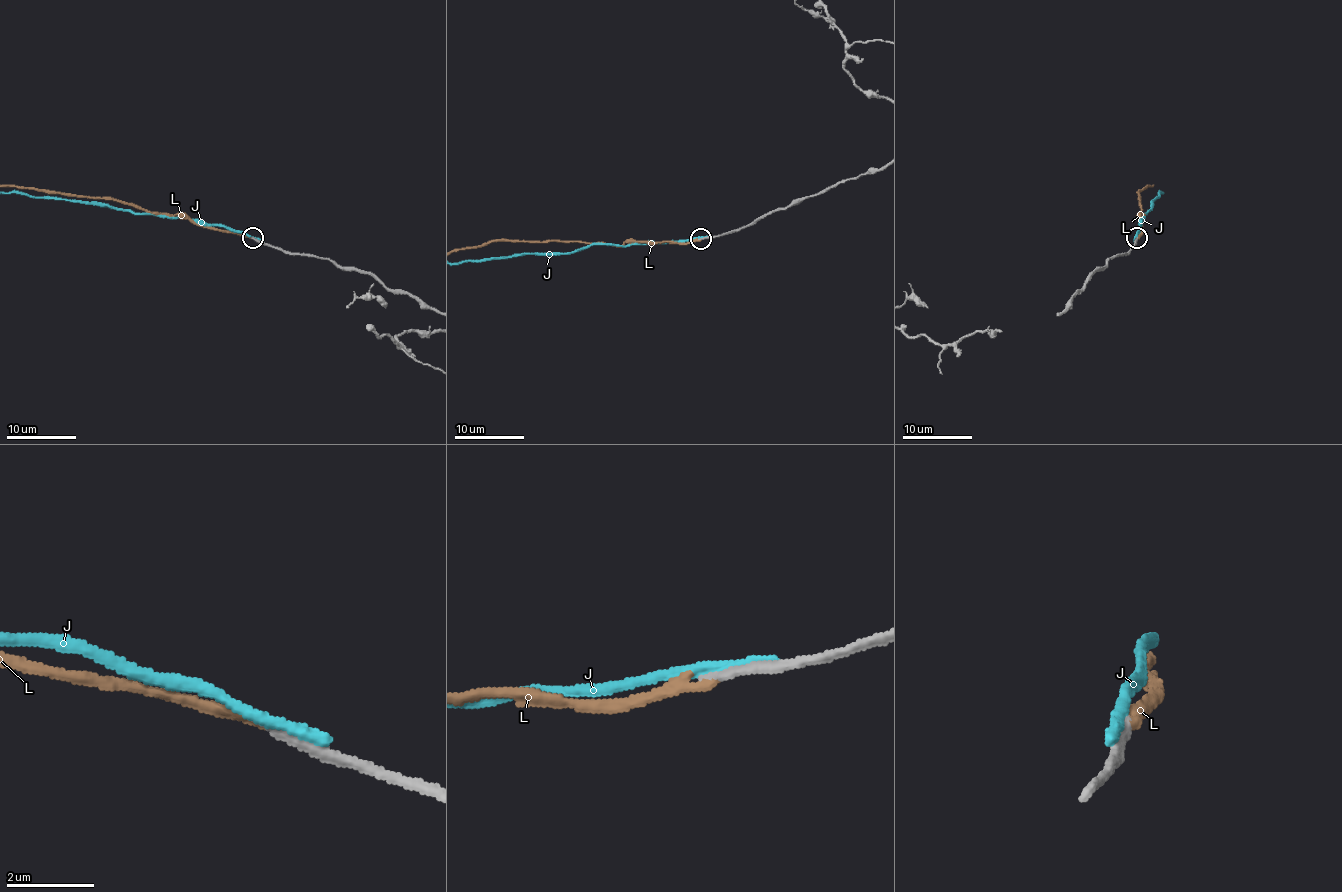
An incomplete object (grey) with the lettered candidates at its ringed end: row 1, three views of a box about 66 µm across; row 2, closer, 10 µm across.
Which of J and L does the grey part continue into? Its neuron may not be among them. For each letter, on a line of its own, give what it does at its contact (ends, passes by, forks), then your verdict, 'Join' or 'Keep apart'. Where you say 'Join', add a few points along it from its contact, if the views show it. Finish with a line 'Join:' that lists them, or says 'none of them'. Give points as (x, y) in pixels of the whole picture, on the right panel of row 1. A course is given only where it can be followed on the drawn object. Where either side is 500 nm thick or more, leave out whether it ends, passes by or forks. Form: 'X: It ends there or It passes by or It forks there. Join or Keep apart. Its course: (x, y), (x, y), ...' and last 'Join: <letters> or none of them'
J: It ends there. Keep apart
L: It ends there. Join
Join: L

